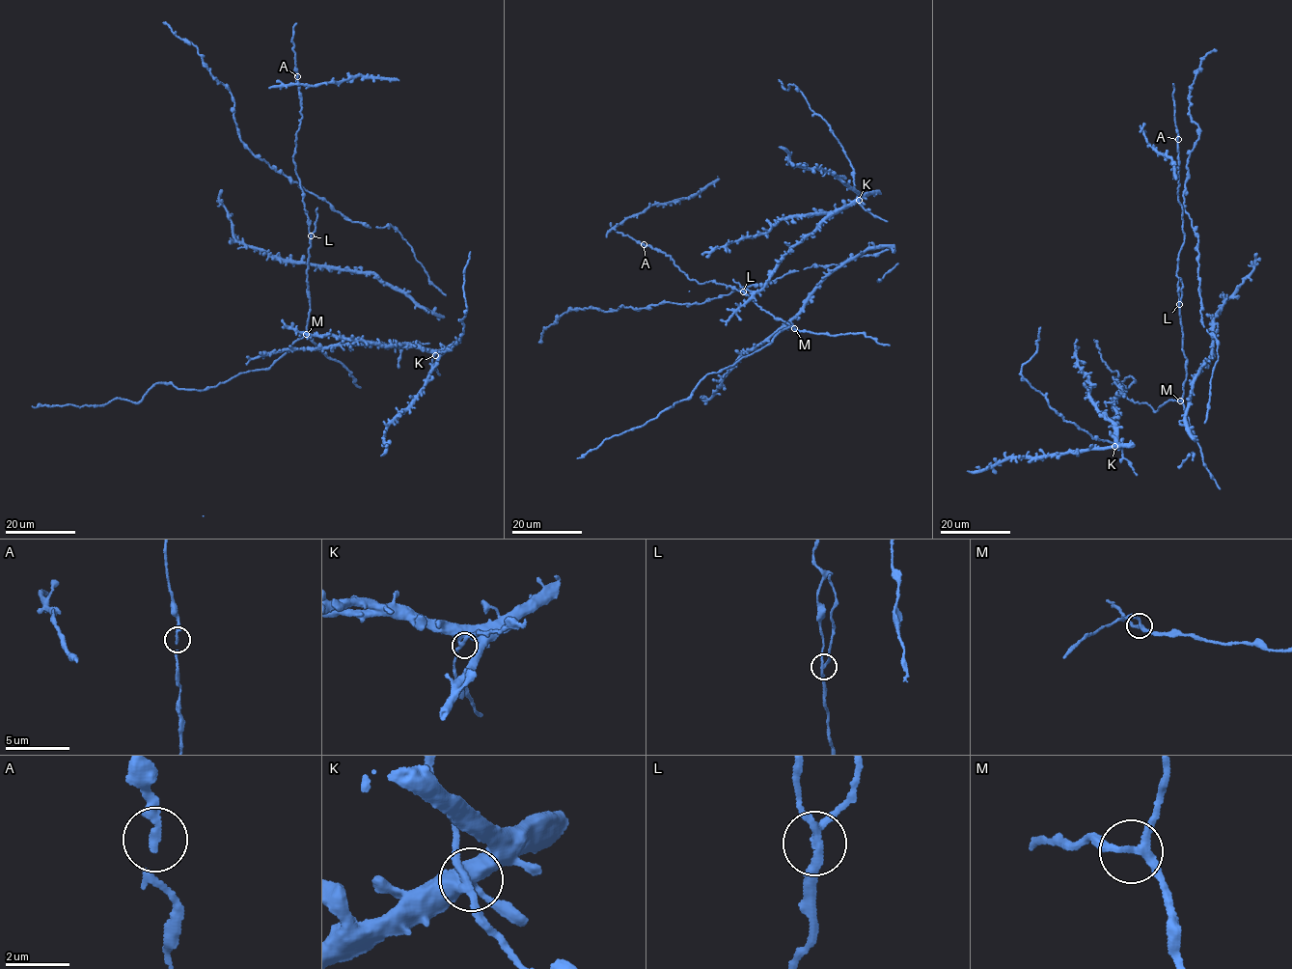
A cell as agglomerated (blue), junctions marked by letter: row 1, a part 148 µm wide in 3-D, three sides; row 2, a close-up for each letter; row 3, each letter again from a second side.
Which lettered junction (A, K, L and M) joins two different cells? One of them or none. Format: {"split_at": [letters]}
{"split_at": ["L"]}

